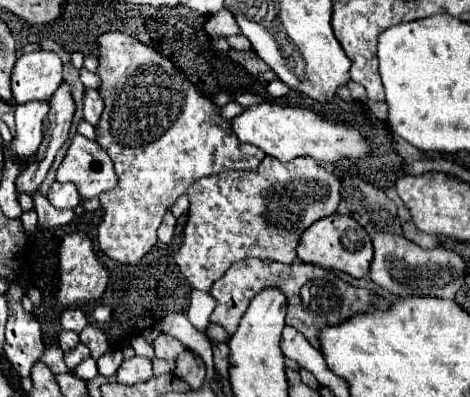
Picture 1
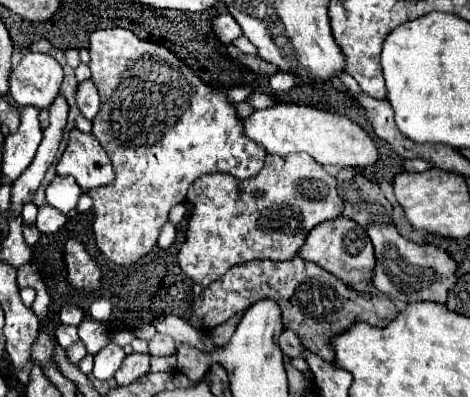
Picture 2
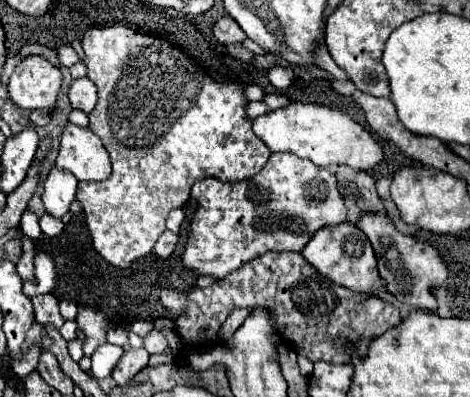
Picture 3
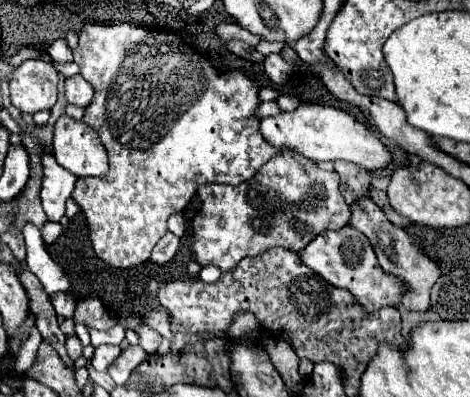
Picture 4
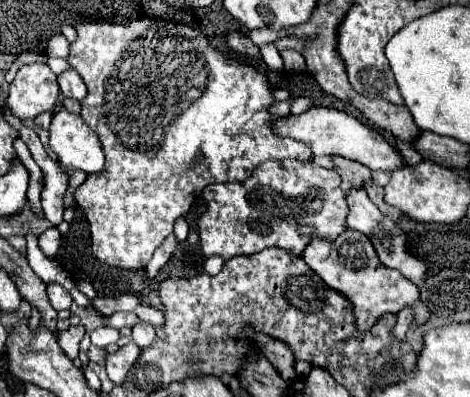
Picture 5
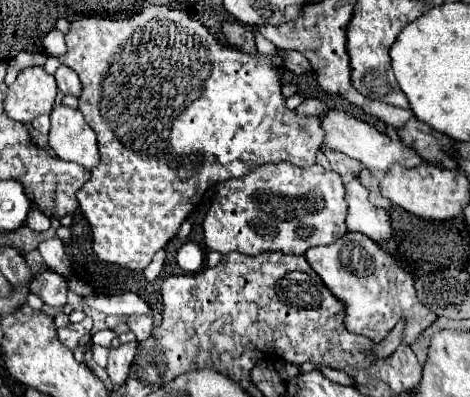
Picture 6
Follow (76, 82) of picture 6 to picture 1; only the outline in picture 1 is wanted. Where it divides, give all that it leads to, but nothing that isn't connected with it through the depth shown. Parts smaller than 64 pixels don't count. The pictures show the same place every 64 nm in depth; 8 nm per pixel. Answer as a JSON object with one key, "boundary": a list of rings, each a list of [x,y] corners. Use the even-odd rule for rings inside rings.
{"boundary":[[[86,90],[86,96],[84,96],[84,120],[90,122],[92,126],[98,126],[102,110],[104,110],[104,100],[100,98],[100,94],[96,90]]]}

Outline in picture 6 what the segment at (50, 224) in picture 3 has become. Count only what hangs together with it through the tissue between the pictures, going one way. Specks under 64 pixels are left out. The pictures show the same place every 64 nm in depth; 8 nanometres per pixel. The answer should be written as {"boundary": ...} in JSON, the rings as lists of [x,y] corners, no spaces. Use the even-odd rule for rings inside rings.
{"boundary":[[[58,236],[54,238],[48,238],[44,242],[38,244],[38,252],[42,254],[44,262],[54,268],[60,276],[70,276],[70,264],[66,260],[66,254],[64,254],[64,246],[62,246],[62,240]]]}

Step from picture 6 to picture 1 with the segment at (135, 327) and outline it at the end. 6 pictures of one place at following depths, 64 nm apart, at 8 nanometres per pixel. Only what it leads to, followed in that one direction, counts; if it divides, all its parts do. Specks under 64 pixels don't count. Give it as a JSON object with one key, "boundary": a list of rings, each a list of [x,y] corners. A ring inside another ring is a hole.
{"boundary":[[[161,333],[156,340],[154,340],[154,352],[156,358],[164,358],[164,360],[176,360],[178,354],[182,354],[184,350],[188,350],[178,338],[170,336],[170,334]]]}

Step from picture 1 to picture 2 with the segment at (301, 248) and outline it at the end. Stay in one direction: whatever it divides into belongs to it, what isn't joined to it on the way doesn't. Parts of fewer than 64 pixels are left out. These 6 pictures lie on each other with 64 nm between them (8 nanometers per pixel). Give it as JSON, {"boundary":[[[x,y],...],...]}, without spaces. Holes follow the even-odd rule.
{"boundary":[[[344,216],[326,220],[326,222],[318,224],[316,228],[312,228],[312,232],[306,236],[306,242],[300,248],[298,256],[332,272],[338,280],[344,280],[344,284],[372,280],[372,268],[374,268],[372,242],[354,220],[348,220]]]}

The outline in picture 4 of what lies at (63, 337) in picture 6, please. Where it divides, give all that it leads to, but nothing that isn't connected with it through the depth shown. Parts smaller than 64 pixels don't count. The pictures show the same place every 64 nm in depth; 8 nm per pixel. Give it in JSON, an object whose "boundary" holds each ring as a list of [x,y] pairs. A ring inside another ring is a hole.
{"boundary":[[[76,334],[66,338],[66,352],[68,352],[68,356],[70,356],[72,360],[78,360],[78,358],[82,356],[82,344],[80,344],[80,340],[78,340]]]}

